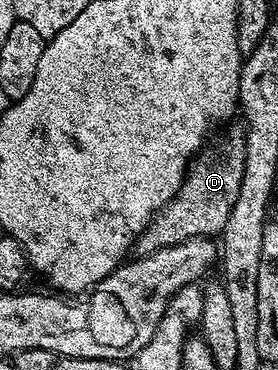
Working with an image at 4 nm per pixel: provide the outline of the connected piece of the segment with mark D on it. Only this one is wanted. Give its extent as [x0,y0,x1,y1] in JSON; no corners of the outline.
[134,130,246,256]

